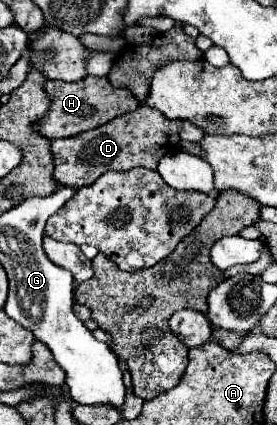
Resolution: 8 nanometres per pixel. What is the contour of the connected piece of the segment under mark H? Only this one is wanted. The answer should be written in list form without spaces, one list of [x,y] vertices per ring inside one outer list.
[[[85,76],[79,82],[59,82],[59,80],[47,80],[43,84],[43,90],[47,92],[51,106],[45,112],[45,116],[37,122],[37,132],[49,140],[53,138],[69,138],[85,130],[93,130],[97,126],[103,126],[105,122],[133,112],[139,102],[133,98],[133,94],[127,88],[115,88],[107,78],[97,76]]]

